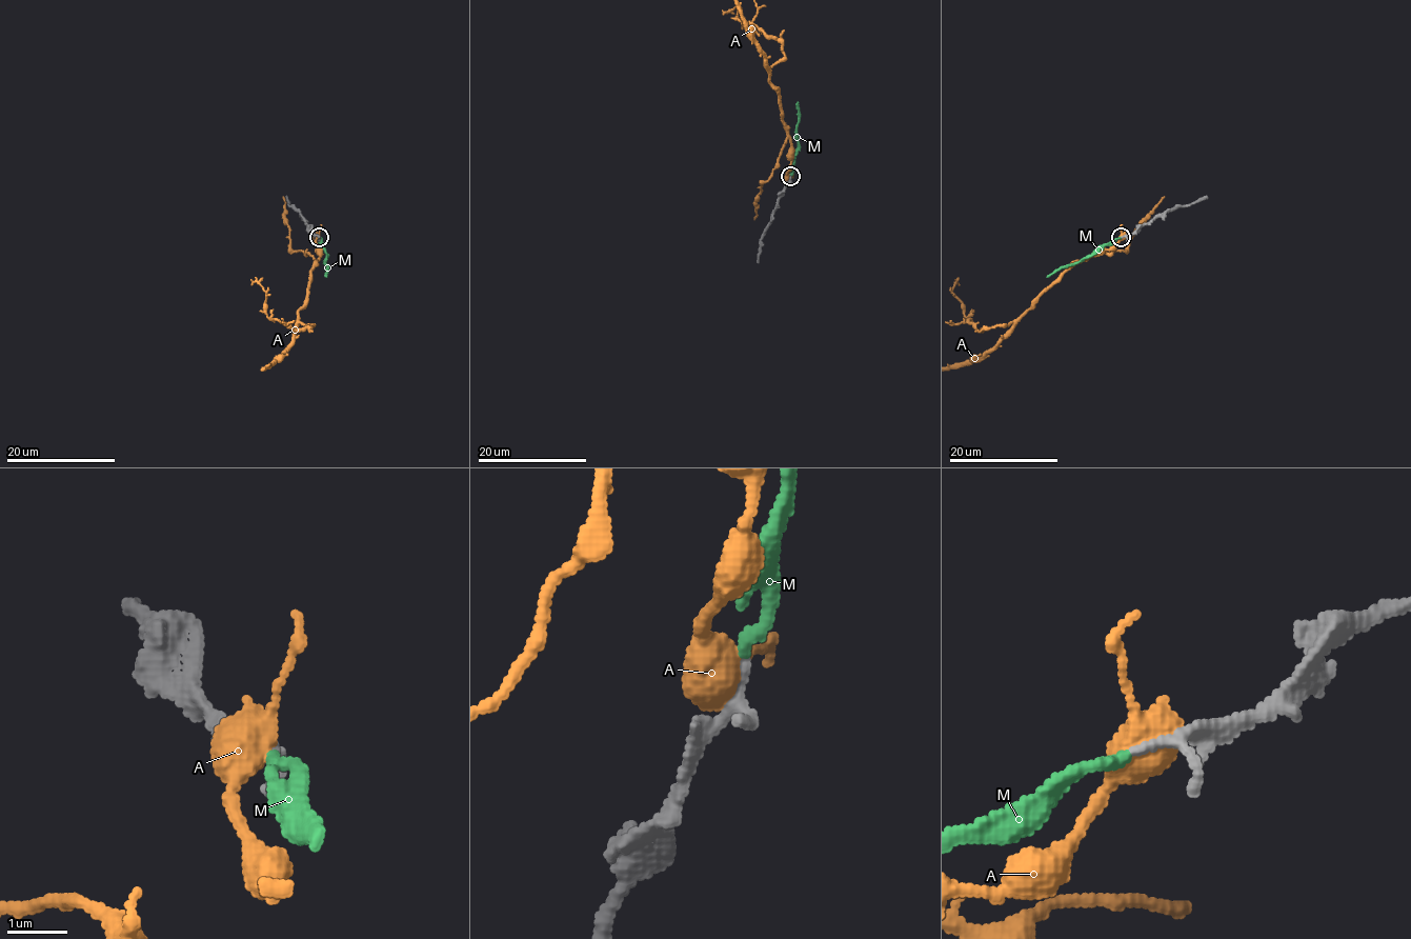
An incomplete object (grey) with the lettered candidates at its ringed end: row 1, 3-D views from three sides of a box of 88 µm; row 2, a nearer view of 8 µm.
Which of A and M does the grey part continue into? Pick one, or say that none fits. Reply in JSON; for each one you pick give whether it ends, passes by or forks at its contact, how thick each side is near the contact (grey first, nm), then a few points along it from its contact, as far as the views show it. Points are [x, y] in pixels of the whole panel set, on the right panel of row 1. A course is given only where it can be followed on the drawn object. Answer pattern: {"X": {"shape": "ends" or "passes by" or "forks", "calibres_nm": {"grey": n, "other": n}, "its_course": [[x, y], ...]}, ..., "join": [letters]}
{"M": {"shape": "ends", "calibres_nm": {"grey": 120, "other": 200}, "its_course": [[1122, 237], [1100, 245], [1091, 254], [1075, 263], [1062, 266], [1046, 277]]}, "join": ["M"]}

